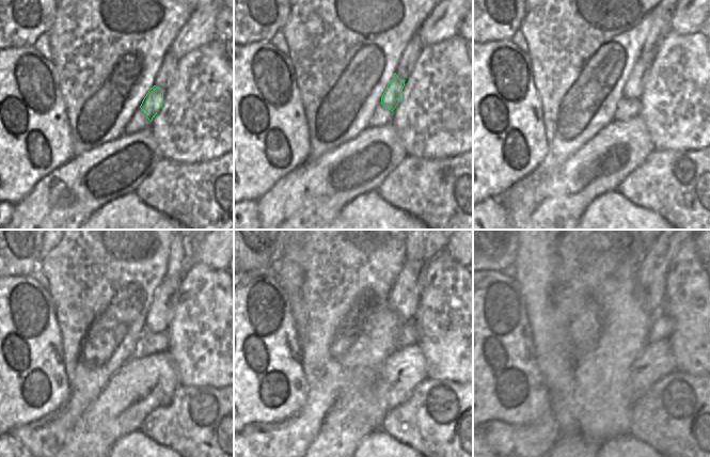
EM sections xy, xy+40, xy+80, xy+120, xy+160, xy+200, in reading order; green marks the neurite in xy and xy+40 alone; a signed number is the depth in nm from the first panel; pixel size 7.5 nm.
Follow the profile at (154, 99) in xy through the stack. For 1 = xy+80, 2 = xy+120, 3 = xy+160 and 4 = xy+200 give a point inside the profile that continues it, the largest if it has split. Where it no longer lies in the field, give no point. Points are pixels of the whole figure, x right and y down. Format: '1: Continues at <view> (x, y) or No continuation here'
1: Continues at xy+80 (634, 84)
2: Continues at xy+120 (164, 298)
3: Continues at xy+160 (403, 300)
4: Continues at xy+200 (653, 269).

